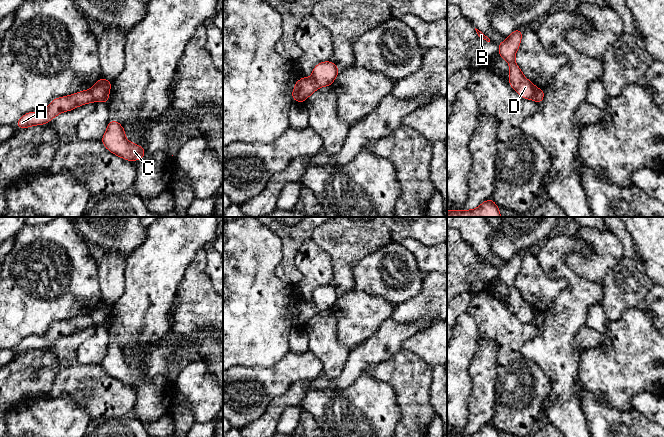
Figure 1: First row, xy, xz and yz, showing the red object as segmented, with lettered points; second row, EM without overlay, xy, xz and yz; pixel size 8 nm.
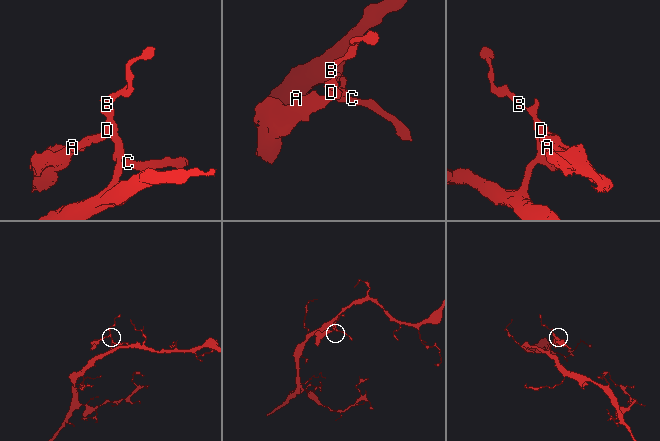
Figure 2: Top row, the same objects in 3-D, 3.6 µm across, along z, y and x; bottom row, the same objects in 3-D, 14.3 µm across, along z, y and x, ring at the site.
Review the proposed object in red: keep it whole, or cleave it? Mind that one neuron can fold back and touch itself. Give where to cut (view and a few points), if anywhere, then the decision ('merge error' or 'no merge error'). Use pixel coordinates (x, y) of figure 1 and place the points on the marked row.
cut xy (89, 90), (94, 101); merge error

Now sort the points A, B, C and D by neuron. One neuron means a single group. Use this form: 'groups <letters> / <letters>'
groups A / B C D

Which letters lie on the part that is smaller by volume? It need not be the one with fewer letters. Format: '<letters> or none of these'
A

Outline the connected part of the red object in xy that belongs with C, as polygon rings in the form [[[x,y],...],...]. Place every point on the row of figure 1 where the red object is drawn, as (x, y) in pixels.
[[[116,120],[107,125],[101,141],[107,150],[128,161],[137,161],[146,154],[144,148],[126,139],[125,129]]]

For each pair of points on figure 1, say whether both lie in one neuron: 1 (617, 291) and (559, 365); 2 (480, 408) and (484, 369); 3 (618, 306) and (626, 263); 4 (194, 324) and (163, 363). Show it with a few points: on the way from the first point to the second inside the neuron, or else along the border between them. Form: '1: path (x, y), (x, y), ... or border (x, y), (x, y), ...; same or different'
1: border (601, 287), (602, 302); different
2: path (482, 398), (484, 379); same
3: path (619, 295), (626, 285), (626, 274); same
4: border (171, 329), (176, 333); different

